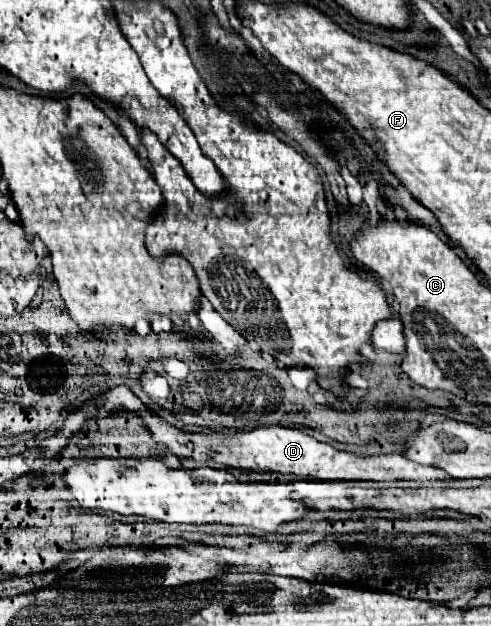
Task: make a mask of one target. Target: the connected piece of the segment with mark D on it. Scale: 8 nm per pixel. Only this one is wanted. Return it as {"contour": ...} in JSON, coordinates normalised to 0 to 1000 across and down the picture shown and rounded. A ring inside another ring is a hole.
{"contour":[[[269,629],[269,658],[293,671],[297,687],[310,693],[318,709],[338,712],[354,728],[367,735],[440,735],[452,738],[460,748],[493,751],[493,754],[562,754],[562,757],[599,757],[635,767],[741,767],[741,770],[770,770],[770,776],[790,780],[807,773],[859,773],[868,767],[925,767],[904,751],[888,744],[859,744],[839,735],[827,735],[815,725],[774,725],[774,728],[729,728],[713,722],[692,722],[668,709],[644,706],[623,687],[550,681],[550,684],[521,684],[513,690],[424,690],[424,693],[387,693],[346,684],[326,665],[297,655],[293,645]]]}

